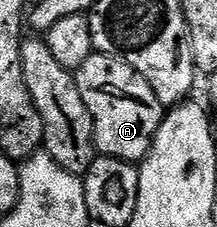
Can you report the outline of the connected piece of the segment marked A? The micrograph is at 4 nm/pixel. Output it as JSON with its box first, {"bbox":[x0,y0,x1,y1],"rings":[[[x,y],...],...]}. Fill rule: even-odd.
{"bbox":[74,51,166,163],"rings":[[[95,51],[80,69],[75,70],[74,76],[78,91],[82,91],[82,103],[86,103],[92,116],[97,154],[133,163],[143,161],[152,149],[166,112],[150,83],[126,62]]]}

